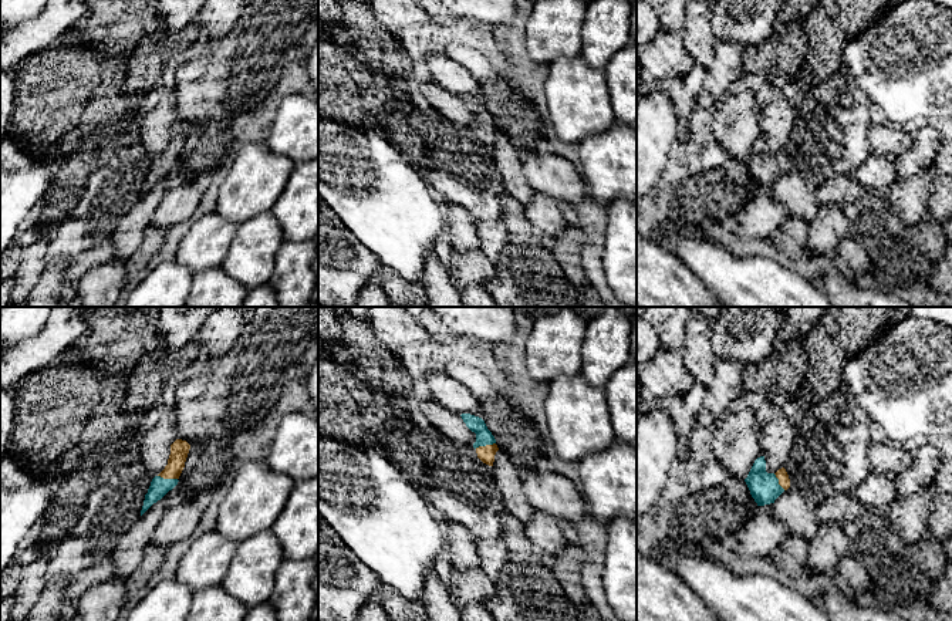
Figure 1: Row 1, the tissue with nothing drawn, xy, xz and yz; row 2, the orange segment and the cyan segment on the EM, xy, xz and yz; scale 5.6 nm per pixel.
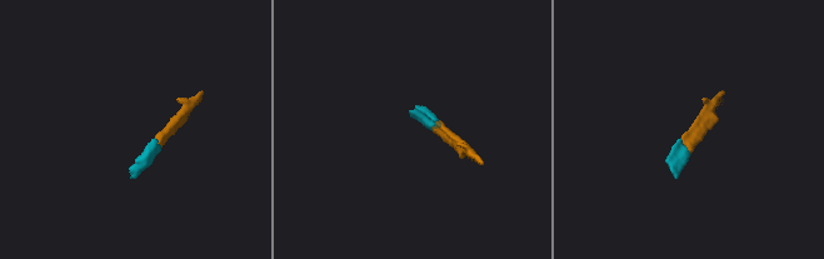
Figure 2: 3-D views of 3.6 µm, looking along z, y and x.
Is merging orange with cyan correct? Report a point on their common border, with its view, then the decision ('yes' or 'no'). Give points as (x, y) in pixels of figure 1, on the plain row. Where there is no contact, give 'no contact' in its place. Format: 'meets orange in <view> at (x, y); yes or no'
meets orange in xz at (486, 127); yes

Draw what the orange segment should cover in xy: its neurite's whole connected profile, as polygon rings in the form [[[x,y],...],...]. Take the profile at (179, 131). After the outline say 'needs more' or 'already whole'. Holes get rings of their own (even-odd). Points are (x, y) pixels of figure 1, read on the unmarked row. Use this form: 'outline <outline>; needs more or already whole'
outline [[[176,121],[171,126],[171,136],[165,151],[152,161],[148,175],[145,176],[141,198],[169,172],[178,166],[178,161],[185,149],[190,126],[186,122]]]; needs more

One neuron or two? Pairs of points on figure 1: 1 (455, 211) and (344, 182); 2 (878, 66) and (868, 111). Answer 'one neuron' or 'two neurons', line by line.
1: two neurons
2: two neurons

